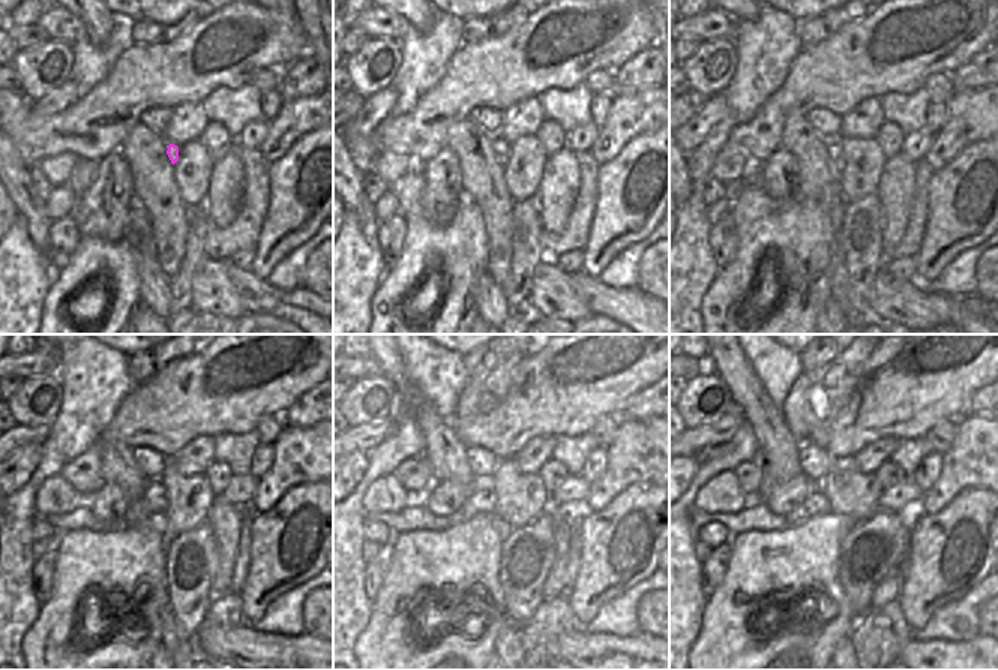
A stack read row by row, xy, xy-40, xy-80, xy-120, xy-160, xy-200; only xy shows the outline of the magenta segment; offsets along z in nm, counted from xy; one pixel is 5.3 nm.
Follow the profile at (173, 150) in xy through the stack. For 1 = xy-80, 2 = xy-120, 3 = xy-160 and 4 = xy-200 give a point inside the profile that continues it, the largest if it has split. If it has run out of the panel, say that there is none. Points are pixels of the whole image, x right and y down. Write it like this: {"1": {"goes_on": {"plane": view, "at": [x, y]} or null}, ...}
{"1": {"goes_on": {"plane": "xy-80", "at": [833, 146]}}, "2": {"goes_on": {"plane": "xy-120", "at": [149, 507]}}, "3": {"goes_on": {"plane": "xy-160", "at": [480, 502]}}, "4": {"goes_on": {"plane": "xy-200", "at": [817, 504]}}}

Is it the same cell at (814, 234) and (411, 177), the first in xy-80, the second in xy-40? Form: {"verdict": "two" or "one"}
{"verdict": "one"}

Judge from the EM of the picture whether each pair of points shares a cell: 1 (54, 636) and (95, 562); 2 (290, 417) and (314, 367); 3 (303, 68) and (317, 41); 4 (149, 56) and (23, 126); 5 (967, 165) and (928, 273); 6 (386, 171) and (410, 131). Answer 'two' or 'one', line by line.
1: one
2: two
3: two
4: one
5: one
6: two

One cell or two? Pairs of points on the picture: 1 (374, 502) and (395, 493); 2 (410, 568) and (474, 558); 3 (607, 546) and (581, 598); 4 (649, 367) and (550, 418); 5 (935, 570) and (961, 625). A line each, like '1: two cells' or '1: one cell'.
1: one cell
2: one cell
3: one cell
4: one cell
5: two cells

